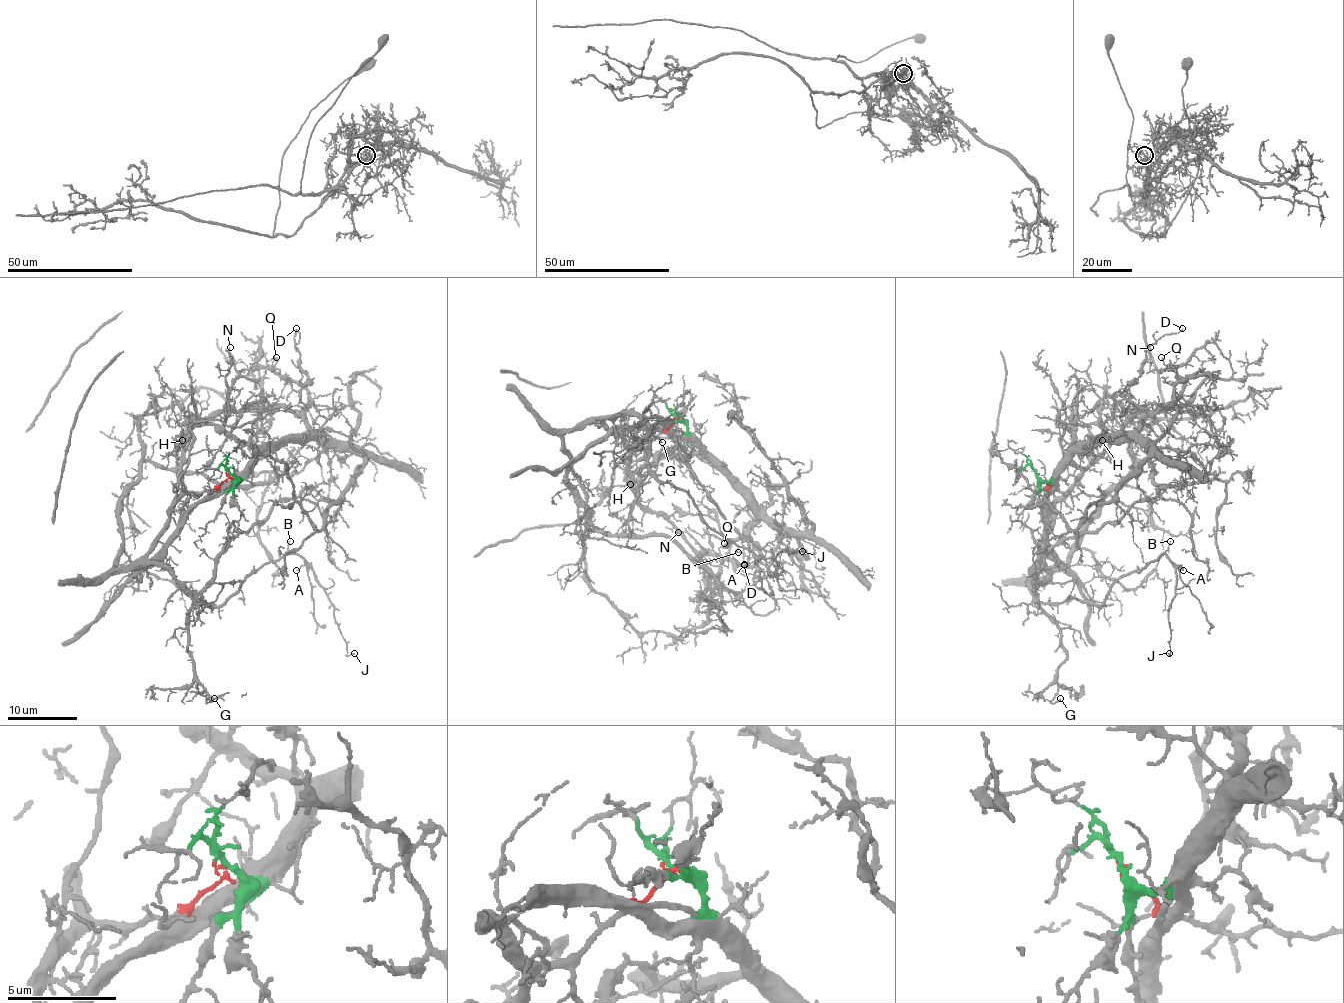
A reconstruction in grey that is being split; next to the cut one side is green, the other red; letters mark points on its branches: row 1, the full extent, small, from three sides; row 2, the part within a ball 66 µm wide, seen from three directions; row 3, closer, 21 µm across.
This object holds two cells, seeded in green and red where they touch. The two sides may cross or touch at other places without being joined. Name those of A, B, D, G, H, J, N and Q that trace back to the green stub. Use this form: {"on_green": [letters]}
{"on_green": ["D", "H", "N", "Q"]}

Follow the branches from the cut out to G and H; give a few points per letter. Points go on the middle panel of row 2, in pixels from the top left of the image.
G: (676, 418), (647, 446), (633, 448), (595, 420), (635, 415), (638, 448), (655, 423), (654, 435), (662, 442)
H: (676, 418), (701, 444), (701, 451), (655, 458), (629, 484)

